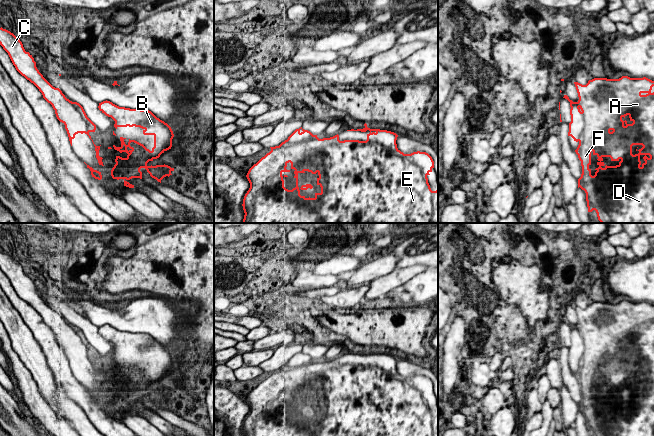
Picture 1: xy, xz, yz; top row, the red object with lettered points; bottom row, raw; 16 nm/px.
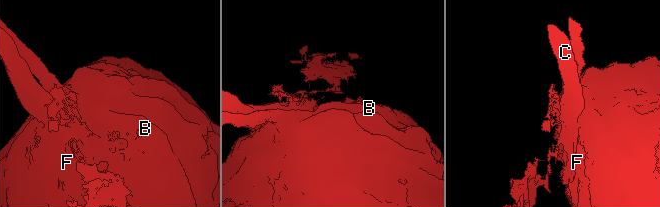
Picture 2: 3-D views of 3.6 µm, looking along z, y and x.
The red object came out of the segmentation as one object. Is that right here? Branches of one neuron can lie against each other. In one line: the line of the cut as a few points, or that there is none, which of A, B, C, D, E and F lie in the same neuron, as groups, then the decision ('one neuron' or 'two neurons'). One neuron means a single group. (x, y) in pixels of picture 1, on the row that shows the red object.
cut in xy along (70, 101), (78, 118), (77, 130), (72, 133), (72, 138); A B D E F / C; two neurons

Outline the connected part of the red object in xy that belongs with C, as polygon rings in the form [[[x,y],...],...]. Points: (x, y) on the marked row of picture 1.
[[[0,28],[0,45],[8,53],[16,70],[33,83],[42,93],[43,98],[52,105],[57,119],[65,125],[70,144],[72,133],[77,133],[78,112],[59,88],[53,87],[39,72],[36,62],[26,52],[22,42],[10,31]]]

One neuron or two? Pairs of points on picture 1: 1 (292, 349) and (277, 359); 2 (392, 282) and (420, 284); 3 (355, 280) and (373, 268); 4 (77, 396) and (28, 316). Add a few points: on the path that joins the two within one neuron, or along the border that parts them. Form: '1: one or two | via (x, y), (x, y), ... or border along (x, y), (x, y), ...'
1: one | via (288, 351), (281, 356)
2: two | border along (425, 270), (417, 273), (402, 284)
3: one | via (359, 278), (369, 272)
4: one | via (63, 376), (55, 354), (44, 336)

